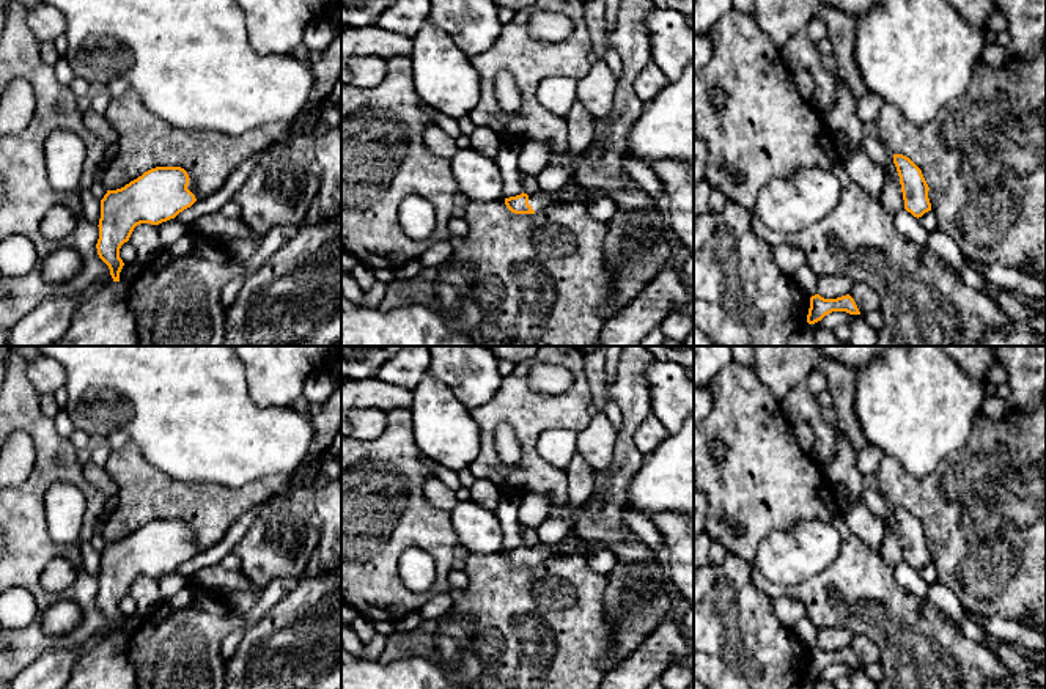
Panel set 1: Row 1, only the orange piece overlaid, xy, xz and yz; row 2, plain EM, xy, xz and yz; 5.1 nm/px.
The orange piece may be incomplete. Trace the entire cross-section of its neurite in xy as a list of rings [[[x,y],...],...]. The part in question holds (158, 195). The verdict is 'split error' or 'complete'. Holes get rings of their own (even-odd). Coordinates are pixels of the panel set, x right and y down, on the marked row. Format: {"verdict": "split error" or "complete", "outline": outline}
{"verdict": "split error", "outline": [[[156,167],[121,189],[107,190],[101,200],[99,258],[120,282],[124,266],[120,249],[140,223],[159,225],[190,208],[198,197],[193,179],[181,167]]]}

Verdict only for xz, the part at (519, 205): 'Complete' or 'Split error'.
Split error

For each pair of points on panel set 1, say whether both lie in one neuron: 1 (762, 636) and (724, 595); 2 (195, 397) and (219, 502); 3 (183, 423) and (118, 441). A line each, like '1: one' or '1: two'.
1: one
2: two
3: two

